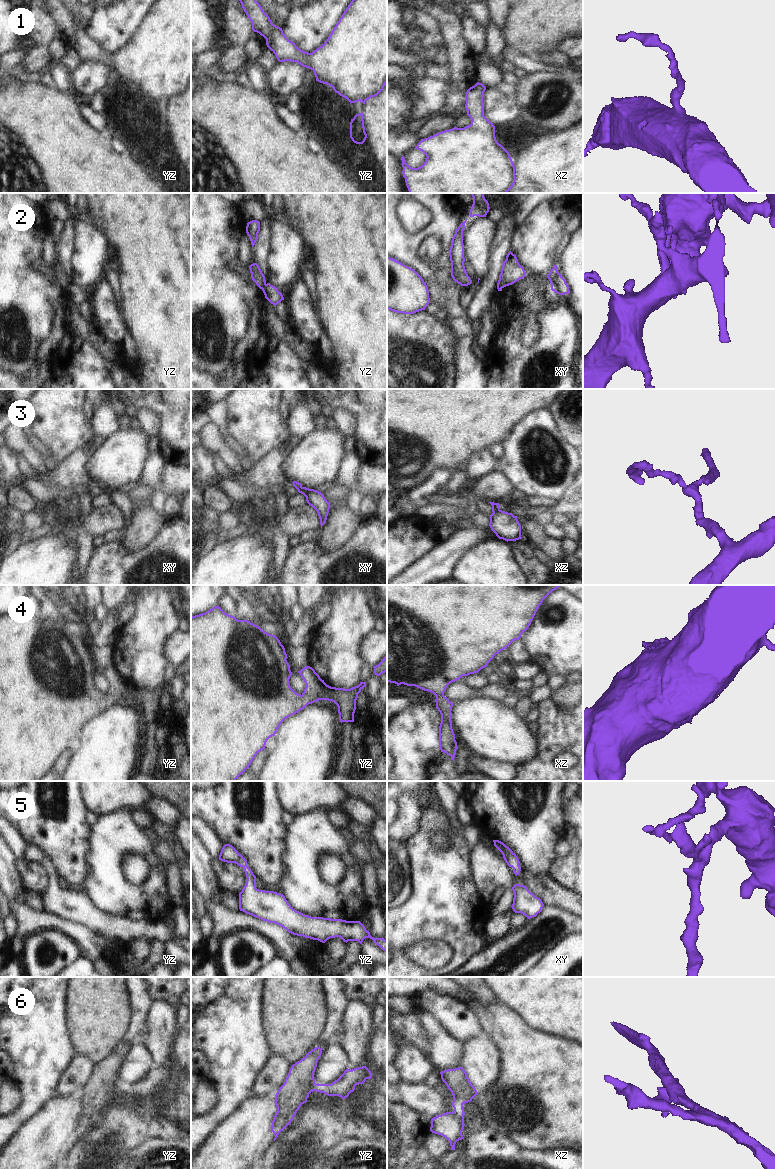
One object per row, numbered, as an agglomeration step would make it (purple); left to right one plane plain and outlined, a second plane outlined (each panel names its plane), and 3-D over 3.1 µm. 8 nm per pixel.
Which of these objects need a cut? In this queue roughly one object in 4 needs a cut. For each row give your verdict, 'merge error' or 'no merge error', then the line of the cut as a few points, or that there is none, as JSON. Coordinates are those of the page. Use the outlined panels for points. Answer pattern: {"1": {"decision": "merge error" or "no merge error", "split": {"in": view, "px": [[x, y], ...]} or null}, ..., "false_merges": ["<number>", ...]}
{"1": {"decision": "no merge error", "split": null}, "2": {"decision": "merge error", "split": {"in": "yz", "px": [[266, 284], [262, 289]]}}, "3": {"decision": "no merge error", "split": null}, "4": {"decision": "no merge error", "split": null}, "5": {"decision": "no merge error", "split": null}, "6": {"decision": "merge error", "split": {"in": "xz", "px": [[454, 1099], [463, 1103]]}}, "false_merges": ["2", "6"]}

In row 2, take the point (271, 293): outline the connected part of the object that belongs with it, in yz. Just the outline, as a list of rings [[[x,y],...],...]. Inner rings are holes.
[[[267,283],[265,287],[262,289],[265,298],[273,305],[277,305],[282,300],[284,300],[284,297],[281,292],[278,291],[278,288],[271,285],[270,283]]]

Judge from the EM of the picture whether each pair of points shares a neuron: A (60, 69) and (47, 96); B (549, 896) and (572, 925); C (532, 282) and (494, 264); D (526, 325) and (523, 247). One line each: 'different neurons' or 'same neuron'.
A: different neurons
B: different neurons
C: different neurons
D: same neuron

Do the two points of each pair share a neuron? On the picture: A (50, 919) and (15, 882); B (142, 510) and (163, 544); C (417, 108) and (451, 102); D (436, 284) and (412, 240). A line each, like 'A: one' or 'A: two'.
A: one
B: two
C: one
D: one

